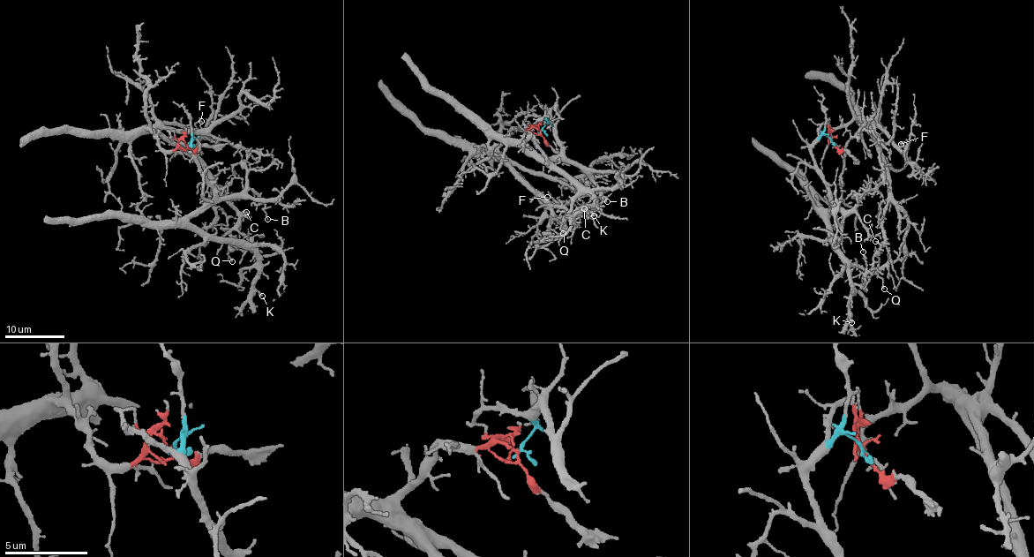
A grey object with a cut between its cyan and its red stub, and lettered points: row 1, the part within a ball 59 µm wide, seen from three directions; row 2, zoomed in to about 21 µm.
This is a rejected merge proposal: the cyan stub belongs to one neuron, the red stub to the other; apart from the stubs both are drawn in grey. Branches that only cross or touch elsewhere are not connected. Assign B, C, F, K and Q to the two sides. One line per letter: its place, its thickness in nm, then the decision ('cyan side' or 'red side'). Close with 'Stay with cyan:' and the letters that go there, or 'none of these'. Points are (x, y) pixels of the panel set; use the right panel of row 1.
B: place (863, 252); calibre 120 nm; cyan side
C: place (875, 241); calibre 130 nm; red side
F: place (901, 144); calibre 160 nm; red side
K: place (851, 322); calibre 200 nm; cyan side
Q: place (884, 289); calibre 170 nm; cyan side
Stay with cyan: B, K, Q

